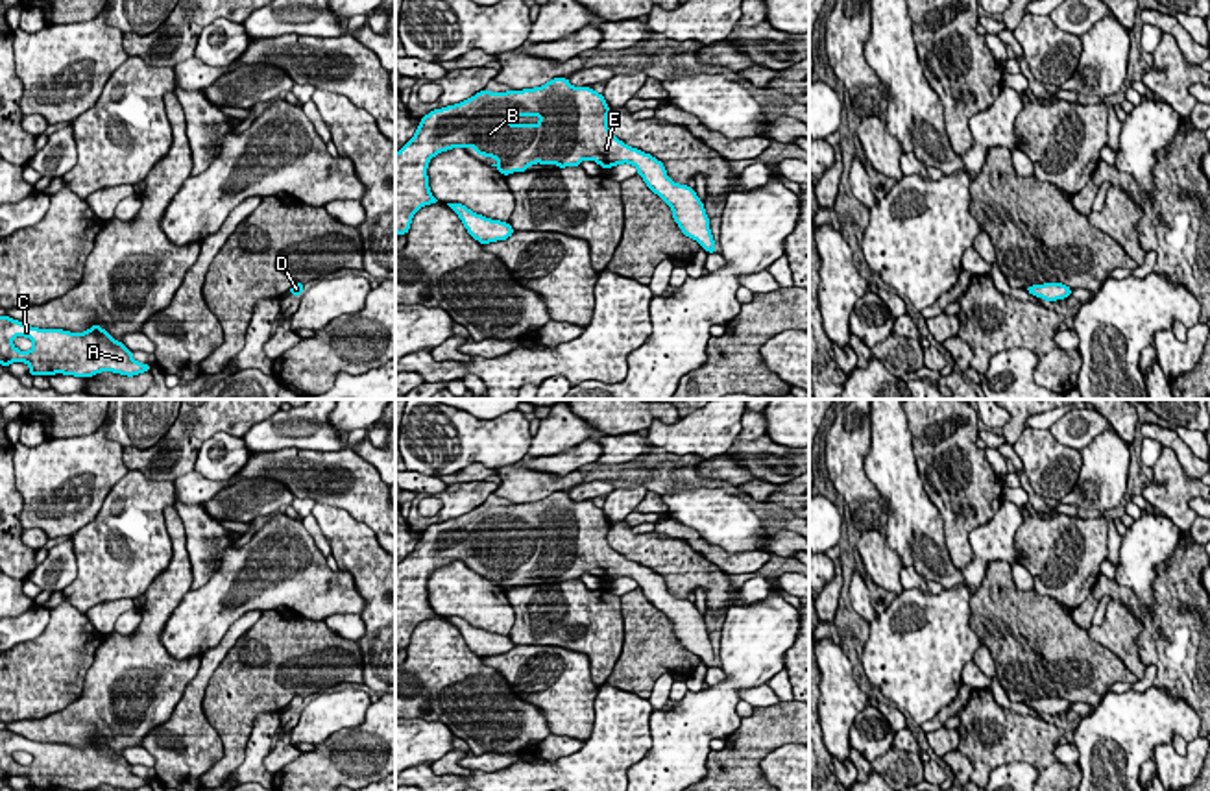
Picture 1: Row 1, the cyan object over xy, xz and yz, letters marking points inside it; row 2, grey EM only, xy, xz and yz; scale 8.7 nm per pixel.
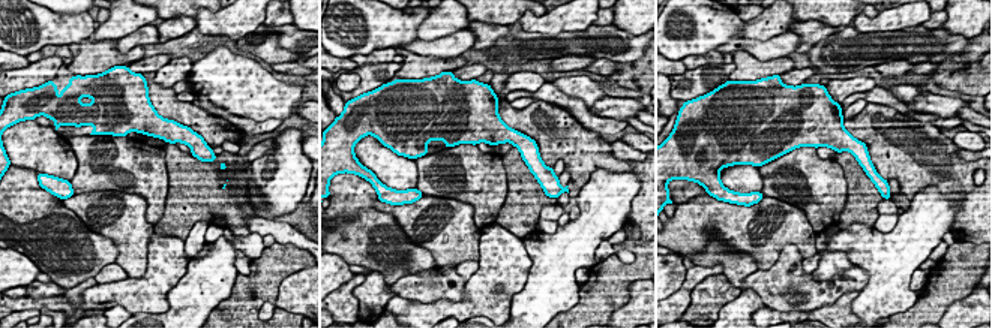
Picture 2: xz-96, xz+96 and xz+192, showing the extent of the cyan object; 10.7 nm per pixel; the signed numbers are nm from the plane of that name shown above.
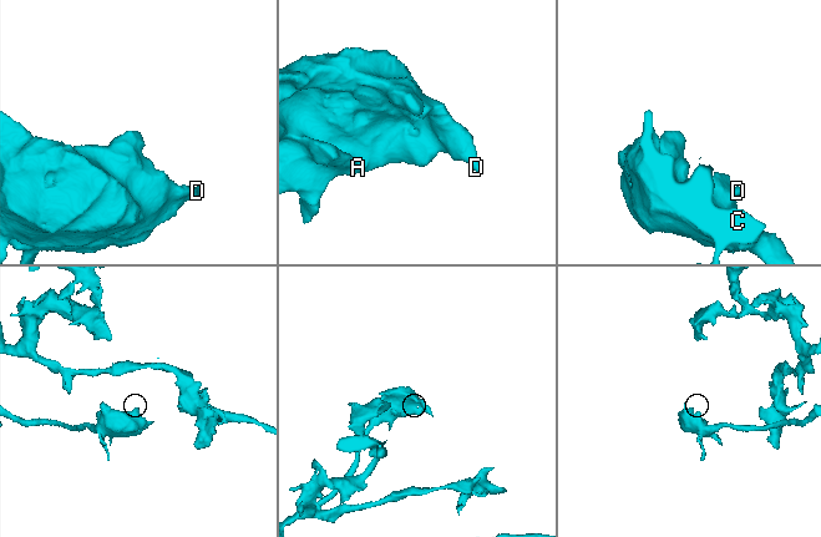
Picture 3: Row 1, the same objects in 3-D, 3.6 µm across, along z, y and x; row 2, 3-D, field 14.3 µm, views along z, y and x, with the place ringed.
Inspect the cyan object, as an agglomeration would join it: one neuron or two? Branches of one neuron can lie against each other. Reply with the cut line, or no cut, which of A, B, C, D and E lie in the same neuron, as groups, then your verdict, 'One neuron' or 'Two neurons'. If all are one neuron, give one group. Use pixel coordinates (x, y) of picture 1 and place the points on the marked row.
No split. Groups: A B C D E. One neuron

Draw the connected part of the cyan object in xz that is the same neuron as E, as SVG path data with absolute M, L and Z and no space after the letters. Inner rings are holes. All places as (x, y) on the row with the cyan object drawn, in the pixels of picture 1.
M554 78L541 87L490 92L434 109L421 116L416 135L395 153L395 233L406 235L417 209L436 203L429 189L429 161L451 148L473 146L493 157L499 174L525 172L530 164L580 166L584 159L602 168L634 164L647 187L671 209L682 233L708 253L717 253L704 203L689 185L669 179L661 161L613 137L610 107L591 87L573 87ZM514 116L539 116L539 124L508 124Z

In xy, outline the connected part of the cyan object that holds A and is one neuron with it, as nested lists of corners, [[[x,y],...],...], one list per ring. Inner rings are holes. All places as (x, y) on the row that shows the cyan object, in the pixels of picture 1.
[[[0,316],[0,364],[26,362],[30,375],[74,375],[92,377],[100,371],[120,375],[139,375],[150,371],[150,364],[137,362],[133,351],[116,342],[102,325],[92,325],[85,333],[63,329],[30,327],[18,320]],[[15,336],[33,342],[30,351],[13,346]]]

